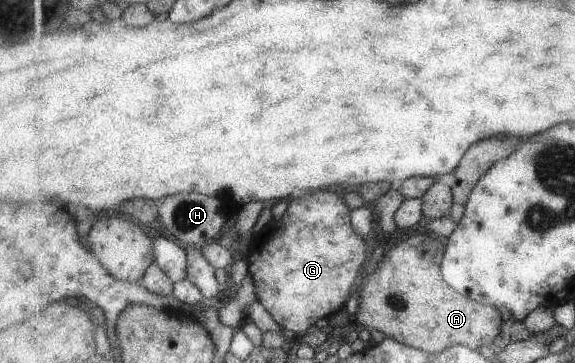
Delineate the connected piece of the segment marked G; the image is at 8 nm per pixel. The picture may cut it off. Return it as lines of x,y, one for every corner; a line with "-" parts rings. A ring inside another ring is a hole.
317,191
313,195
303,195
293,201
291,211
281,219
273,219
267,227
254,234
248,255
248,273
256,288
256,297
263,307
273,315
273,319
290,334
310,332
317,319
328,318
343,309
346,301
358,286
362,269
366,264
365,239
353,229
352,209
345,203
343,194

